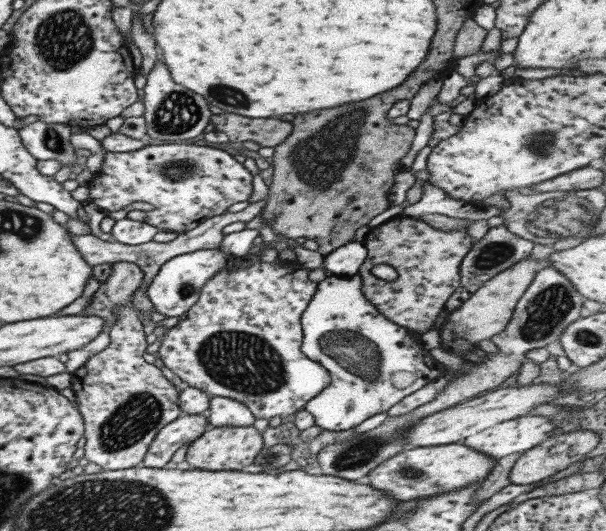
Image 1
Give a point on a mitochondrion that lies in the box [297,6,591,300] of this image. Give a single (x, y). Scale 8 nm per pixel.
(492, 255)

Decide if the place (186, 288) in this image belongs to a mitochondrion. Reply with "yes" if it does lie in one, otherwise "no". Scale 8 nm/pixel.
yes

